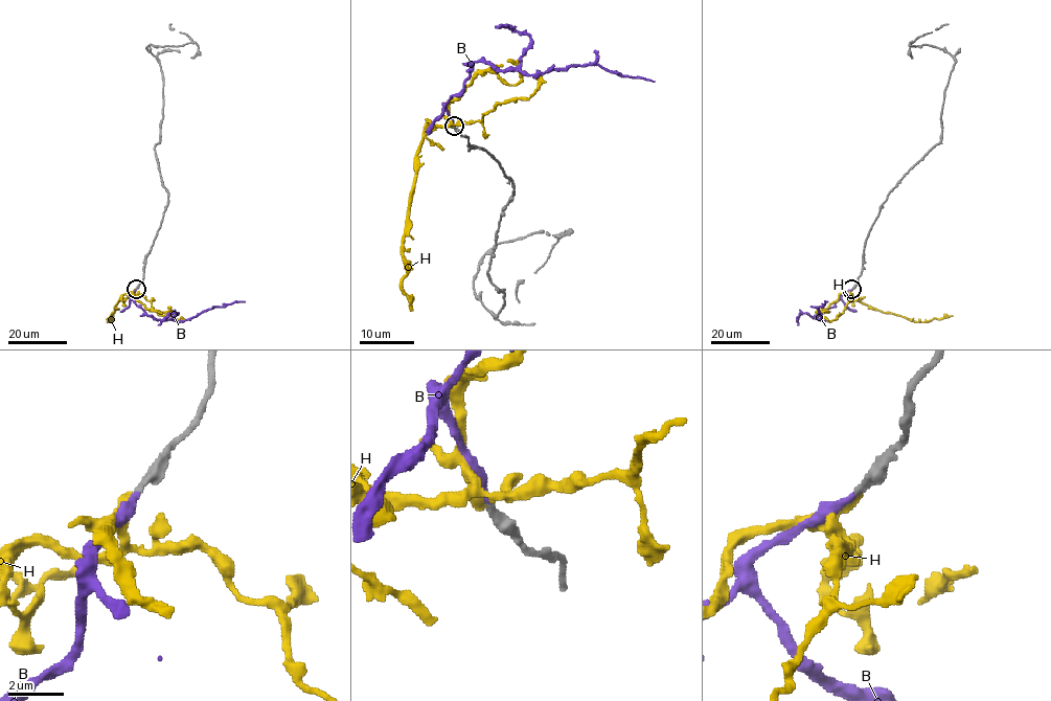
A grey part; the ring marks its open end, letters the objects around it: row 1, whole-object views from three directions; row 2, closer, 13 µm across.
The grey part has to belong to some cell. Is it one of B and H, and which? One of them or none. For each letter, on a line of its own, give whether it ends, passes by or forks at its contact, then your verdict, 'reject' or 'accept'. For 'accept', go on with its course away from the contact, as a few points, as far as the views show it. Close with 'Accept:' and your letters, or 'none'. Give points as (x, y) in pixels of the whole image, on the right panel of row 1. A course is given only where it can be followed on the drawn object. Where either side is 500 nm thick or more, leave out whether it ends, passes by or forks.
B: it ends | accept | via (852, 289), (831, 308), (819, 312), (817, 316), (824, 321), (819, 307), (827, 301)
H: it ends | reject
Accept: B

